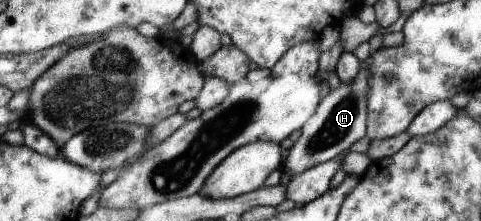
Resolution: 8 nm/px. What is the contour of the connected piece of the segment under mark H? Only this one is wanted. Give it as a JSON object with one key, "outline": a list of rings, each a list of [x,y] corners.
{"outline":[[[360,61],[359,72],[351,82],[340,82],[318,103],[314,113],[299,127],[300,136],[293,142],[280,171],[289,179],[310,169],[312,166],[329,160],[340,152],[348,151],[350,145],[365,135],[367,118],[367,91],[369,90],[369,66]]]}

